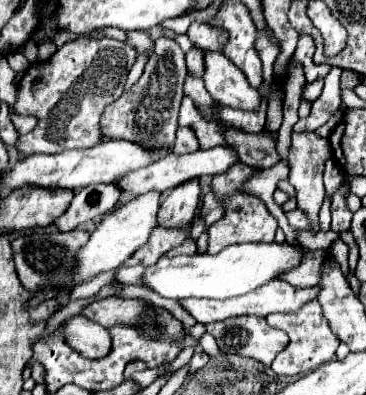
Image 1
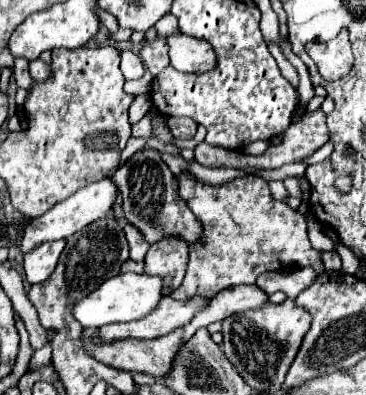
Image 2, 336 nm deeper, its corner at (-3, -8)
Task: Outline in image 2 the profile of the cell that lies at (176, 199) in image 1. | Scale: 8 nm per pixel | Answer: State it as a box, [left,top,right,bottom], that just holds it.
[143,238,187,296]

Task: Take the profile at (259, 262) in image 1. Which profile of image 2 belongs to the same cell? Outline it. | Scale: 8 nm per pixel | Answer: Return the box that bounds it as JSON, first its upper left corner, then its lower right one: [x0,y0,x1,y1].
[73,274,161,328]

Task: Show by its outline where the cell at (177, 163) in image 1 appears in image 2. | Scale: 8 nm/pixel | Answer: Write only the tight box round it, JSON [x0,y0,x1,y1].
[19,178,117,254]

